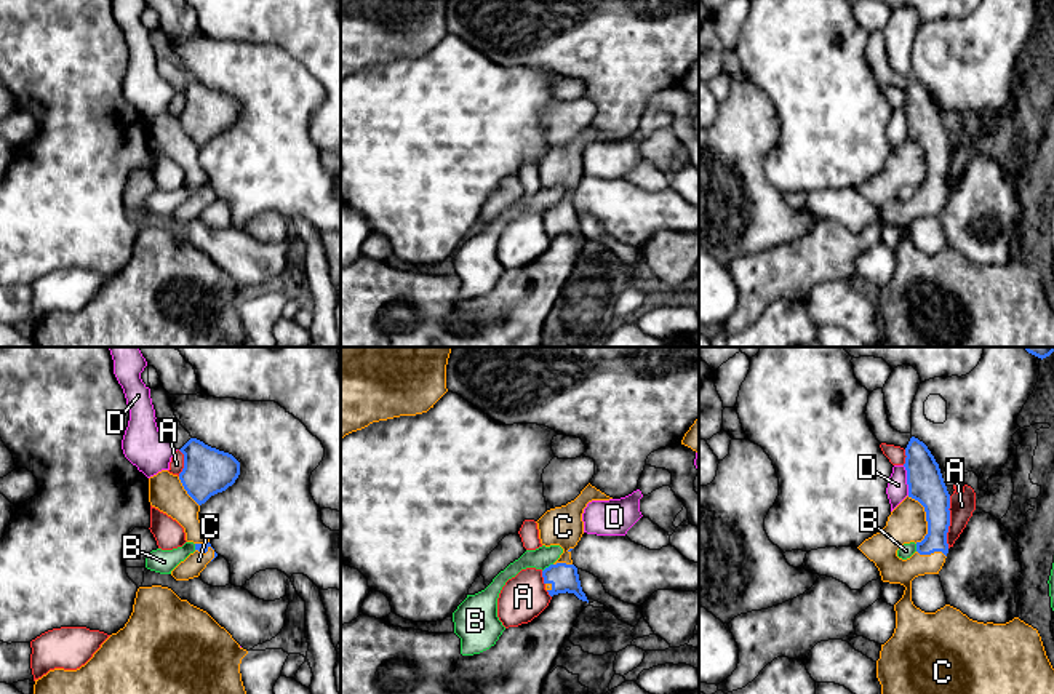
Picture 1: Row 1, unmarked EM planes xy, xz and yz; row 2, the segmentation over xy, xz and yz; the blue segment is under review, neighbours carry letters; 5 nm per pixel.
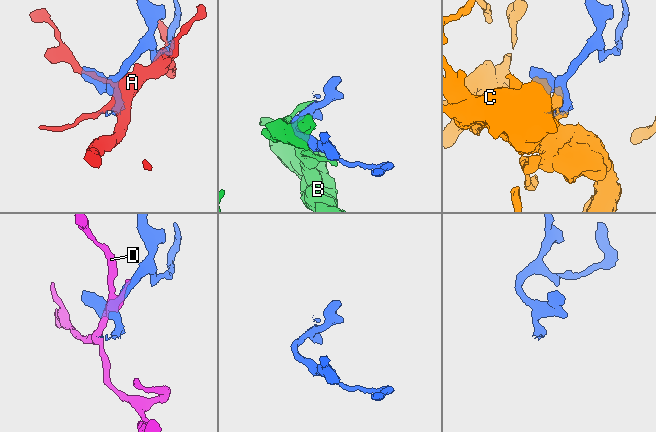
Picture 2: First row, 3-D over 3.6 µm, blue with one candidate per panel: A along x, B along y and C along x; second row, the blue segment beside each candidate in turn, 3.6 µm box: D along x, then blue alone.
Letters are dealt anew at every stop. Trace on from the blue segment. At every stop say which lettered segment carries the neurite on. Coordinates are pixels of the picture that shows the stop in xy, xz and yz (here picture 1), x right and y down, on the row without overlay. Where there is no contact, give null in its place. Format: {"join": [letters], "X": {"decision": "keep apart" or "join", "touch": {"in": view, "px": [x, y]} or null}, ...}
{"join": ["C"], "A": {"decision": "keep apart", "touch": {"in": "yz", "px": [949, 163]}}, "B": {"decision": "keep apart", "touch": {"in": "xz", "px": [549, 208]}}, "C": {"decision": "join", "touch": {"in": "yz", "px": [926, 159]}}, "D": {"decision": "keep apart", "touch": {"in": "yz", "px": [907, 122]}}}

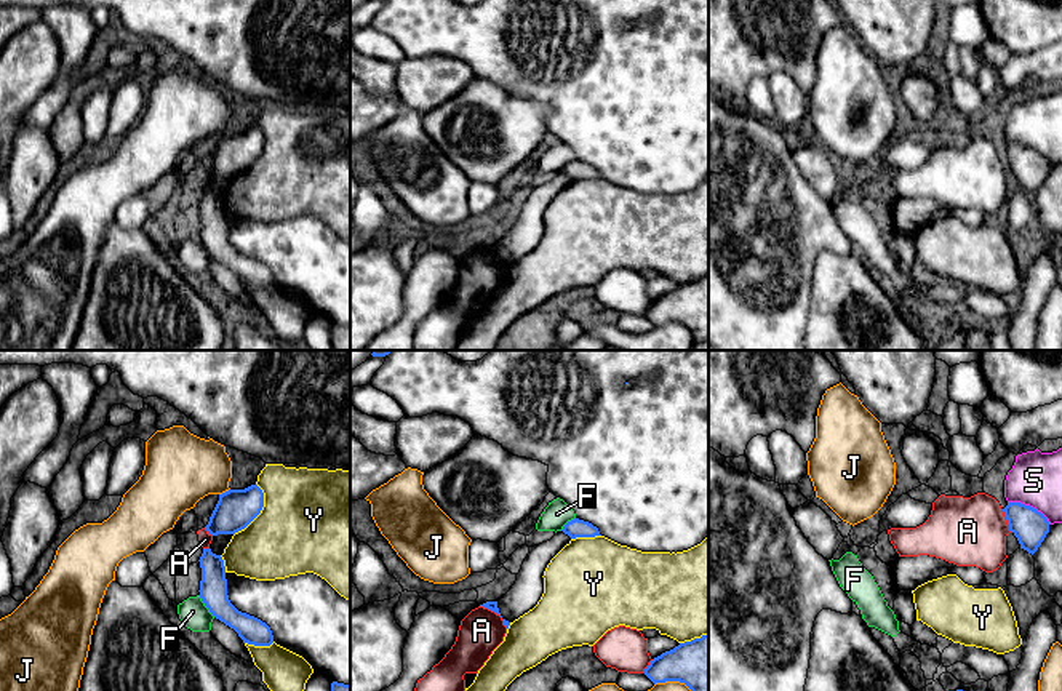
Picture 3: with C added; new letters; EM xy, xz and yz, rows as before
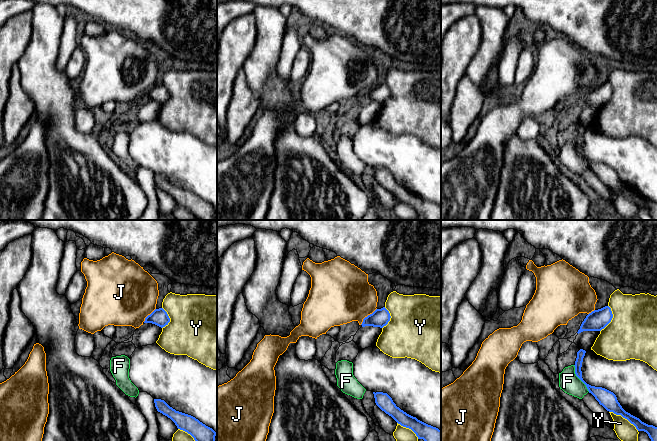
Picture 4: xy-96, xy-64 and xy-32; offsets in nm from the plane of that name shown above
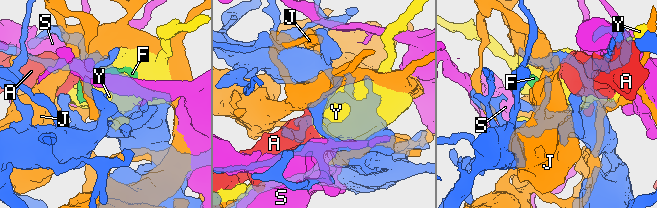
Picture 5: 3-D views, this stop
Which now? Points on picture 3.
{"join": [], "A": {"decision": "keep apart", "touch": {"in": "yz", "px": [1006, 160]}}, "F": {"decision": "keep apart", "touch": {"in": "xy", "px": [205, 247]}}, "J": {"decision": "keep apart", "touch": {"in": "xz", "px": [677, 322]}}, "S": {"decision": "keep apart", "touch": {"in": "yz", "px": [1029, 147]}}, "Y": {"decision": "keep apart", "touch": {"in": "xy", "px": [261, 151]}}}

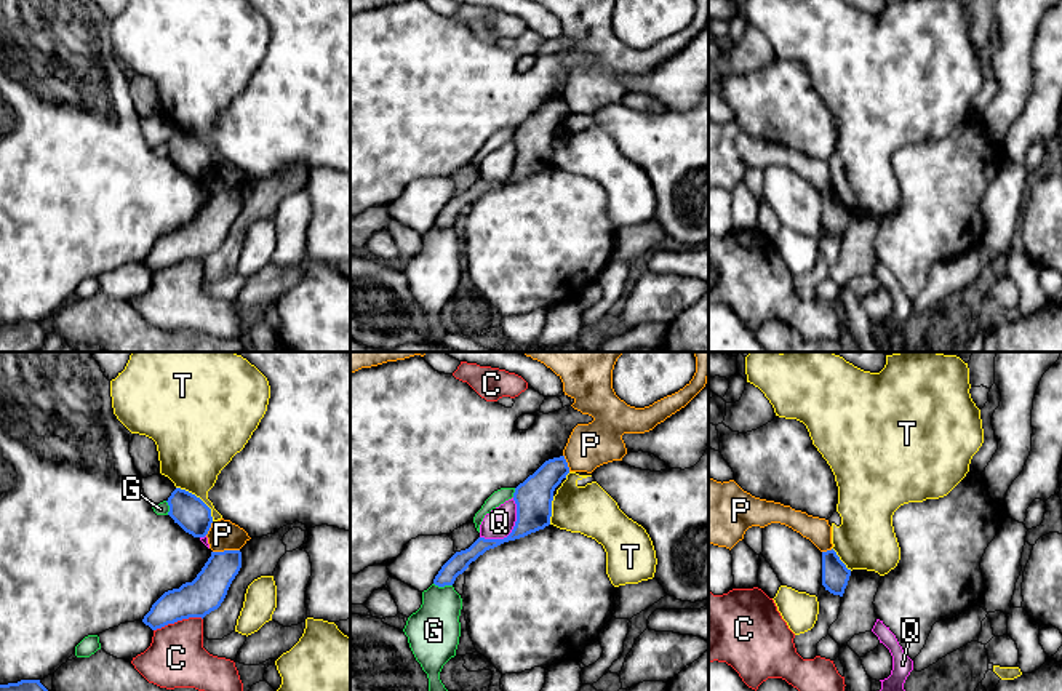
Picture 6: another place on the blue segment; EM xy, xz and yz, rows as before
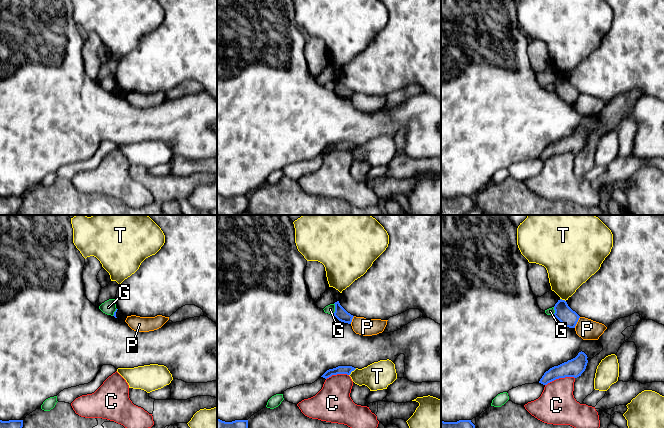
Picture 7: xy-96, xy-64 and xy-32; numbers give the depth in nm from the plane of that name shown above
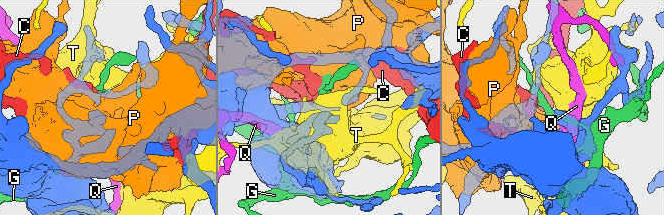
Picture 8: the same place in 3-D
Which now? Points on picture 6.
{"join": [], "C": {"decision": "keep apart", "touch": {"in": "xy", "px": [178, 261]}}, "G": {"decision": "keep apart", "touch": {"in": "xz", "px": [443, 227]}}, "P": {"decision": "keep apart", "touch": {"in": "xy", "px": [226, 192]}}, "Q": {"decision": "keep apart", "touch": {"in": "xz", "px": [512, 171]}}, "T": {"decision": "keep apart", "touch": {"in": "xy", "px": [200, 141]}}}

